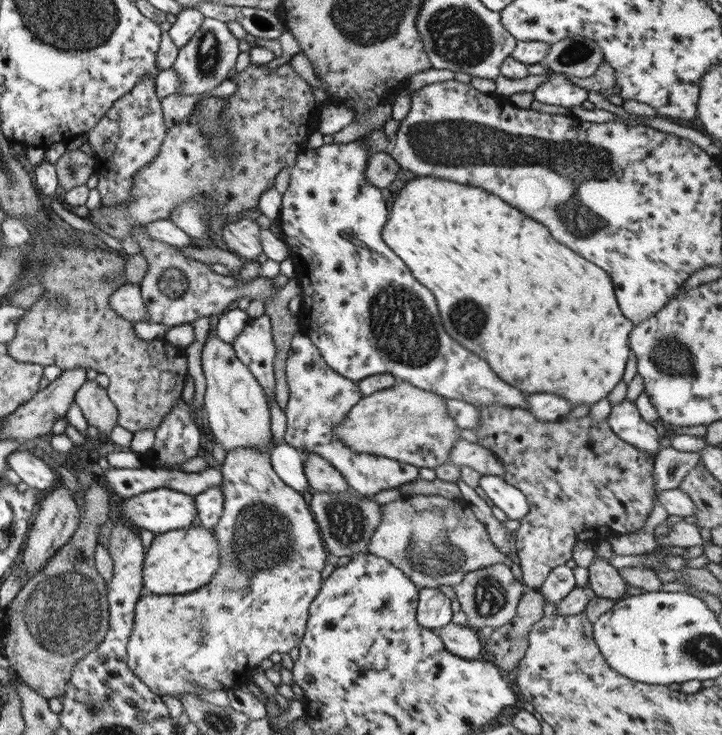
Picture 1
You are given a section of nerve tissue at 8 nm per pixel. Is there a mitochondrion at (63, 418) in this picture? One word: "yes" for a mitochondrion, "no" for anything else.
no

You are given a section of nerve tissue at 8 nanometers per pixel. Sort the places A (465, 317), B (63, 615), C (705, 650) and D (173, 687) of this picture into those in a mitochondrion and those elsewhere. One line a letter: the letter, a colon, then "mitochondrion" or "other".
A: mitochondrion
B: mitochondrion
C: mitochondrion
D: other

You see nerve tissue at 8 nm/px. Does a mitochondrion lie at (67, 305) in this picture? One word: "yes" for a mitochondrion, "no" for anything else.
yes

